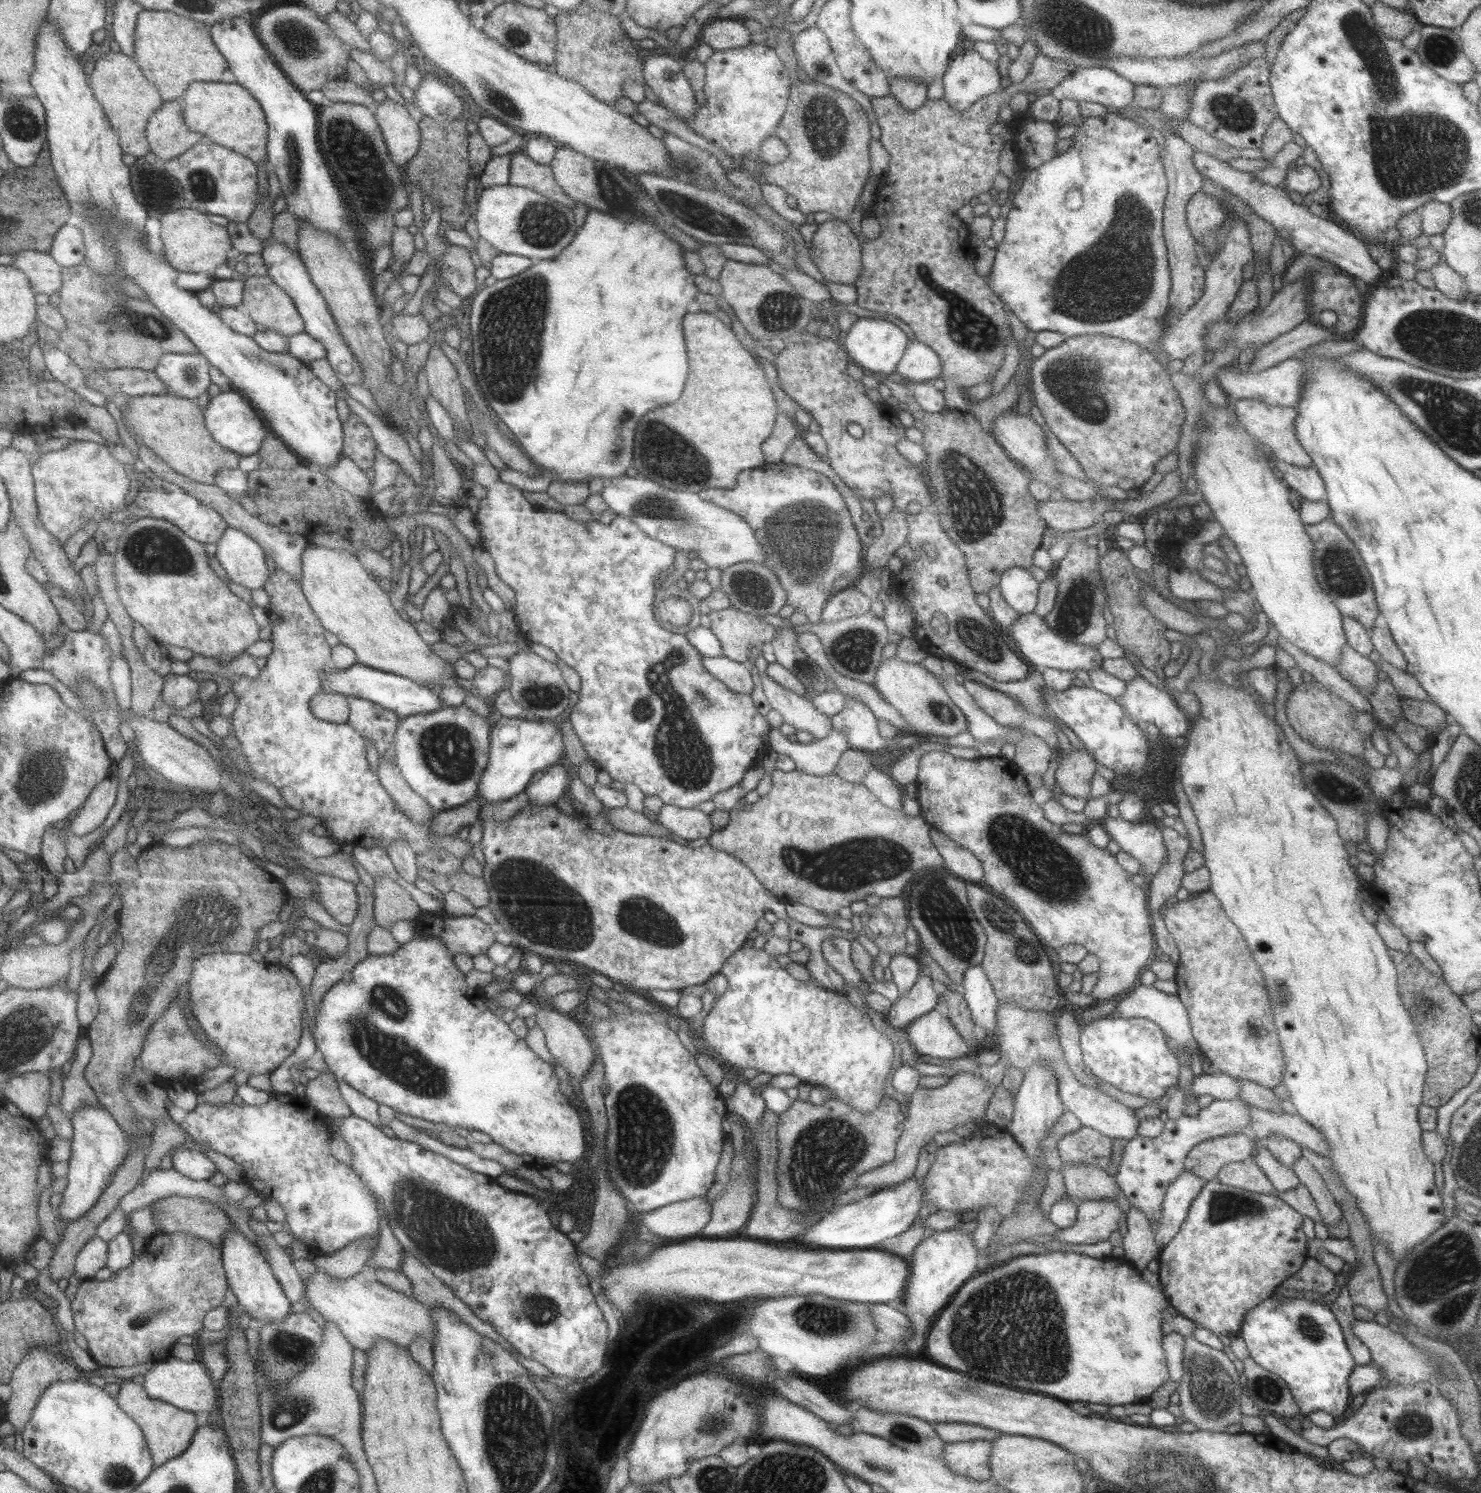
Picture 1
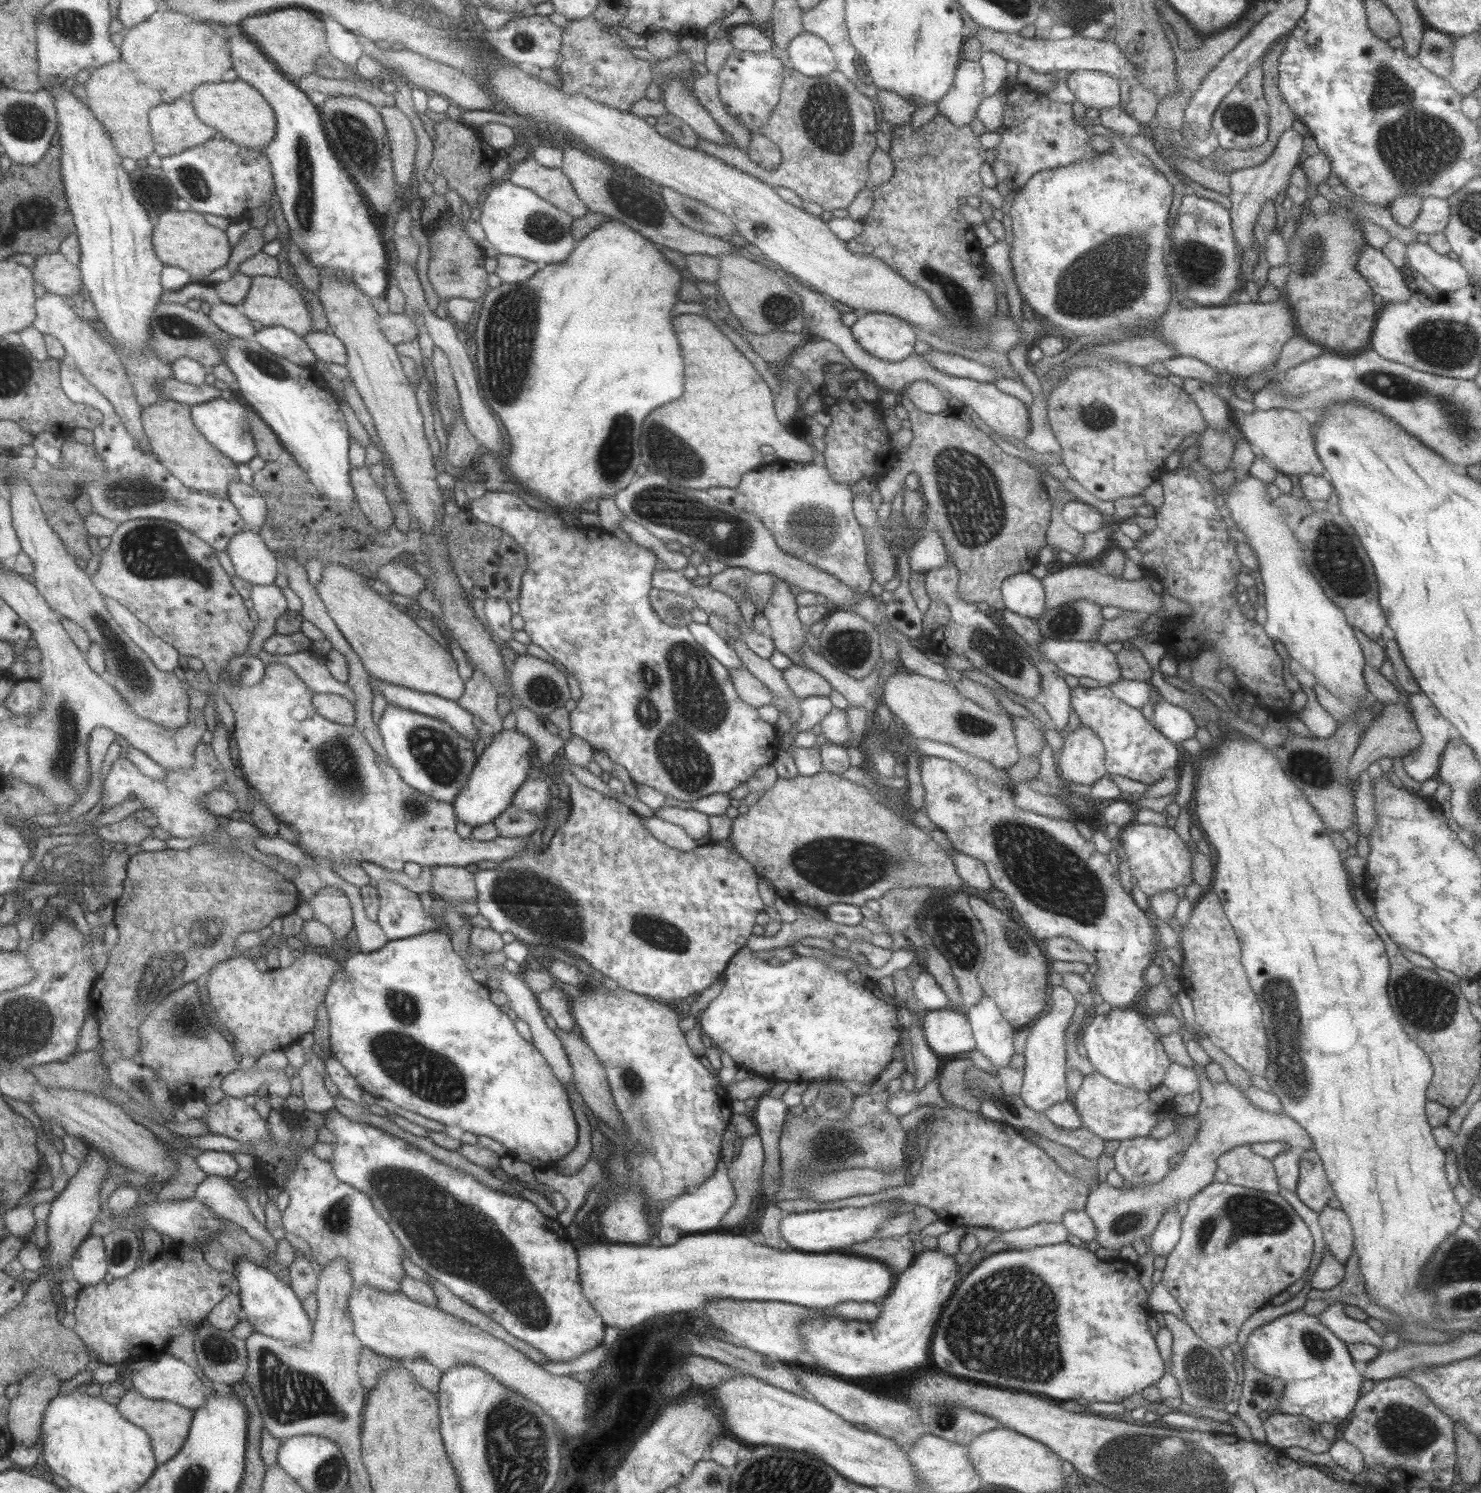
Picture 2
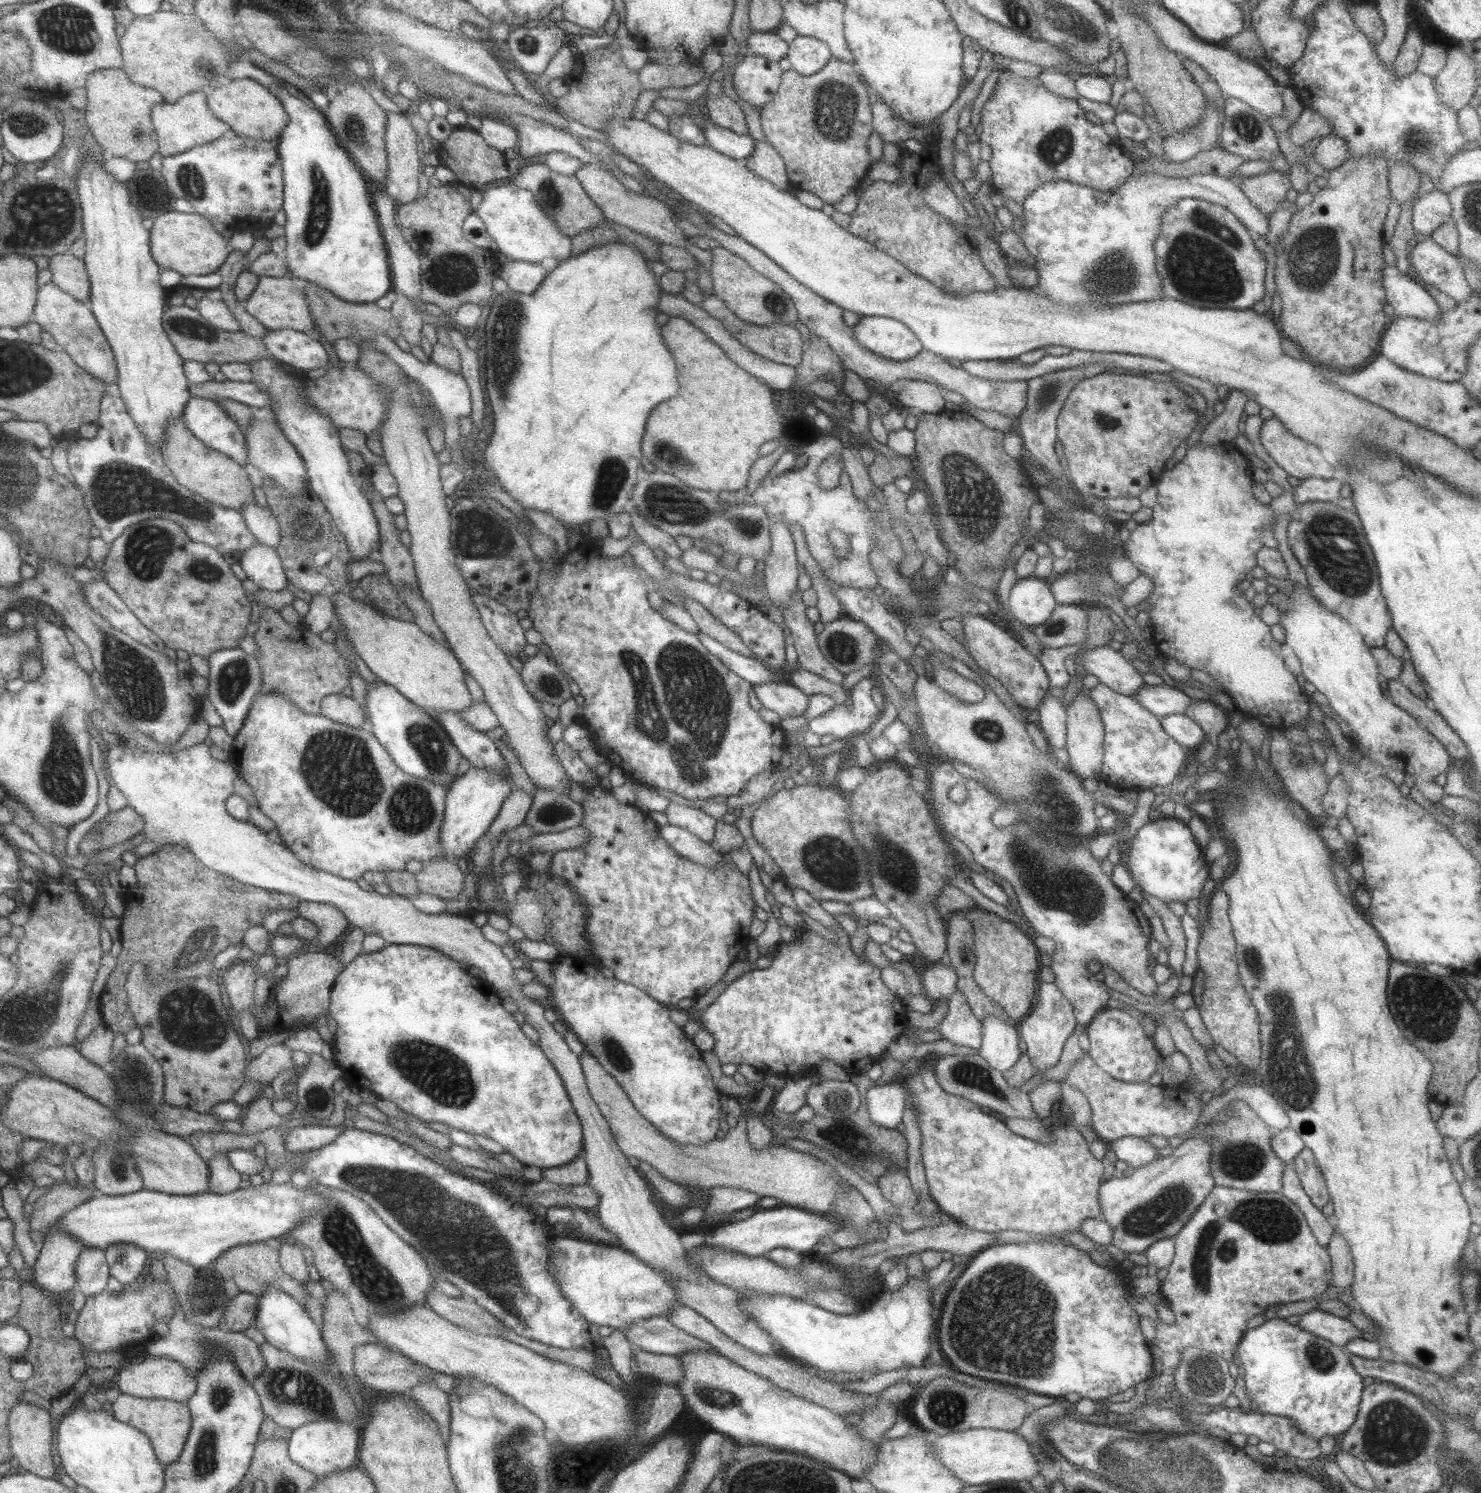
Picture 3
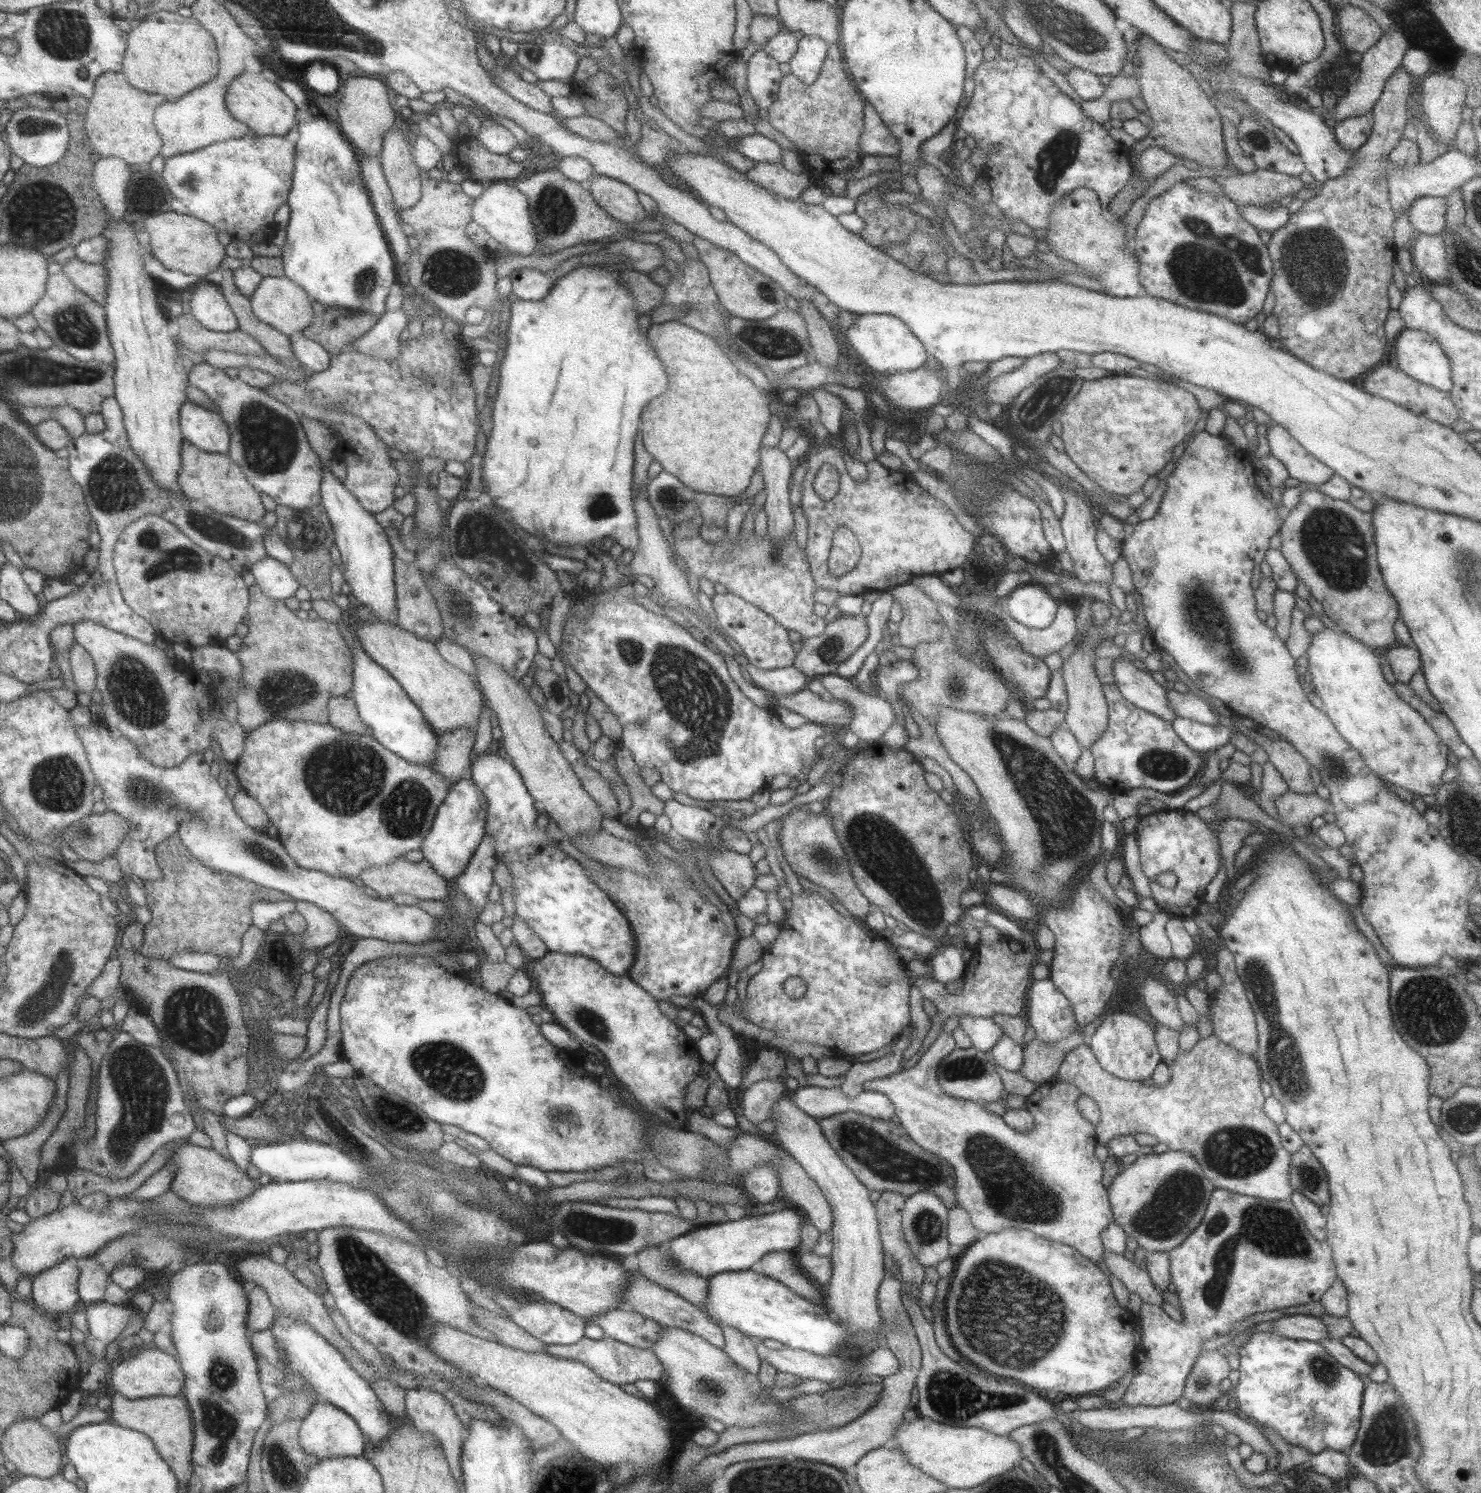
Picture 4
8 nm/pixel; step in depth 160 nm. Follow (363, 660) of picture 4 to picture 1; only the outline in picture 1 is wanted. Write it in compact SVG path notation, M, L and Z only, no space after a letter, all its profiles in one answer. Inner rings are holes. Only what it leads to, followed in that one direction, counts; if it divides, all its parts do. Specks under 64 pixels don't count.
M463 704L407 715L395 731L396 766L405 782L435 811L458 807L477 792L488 761L490 725Z

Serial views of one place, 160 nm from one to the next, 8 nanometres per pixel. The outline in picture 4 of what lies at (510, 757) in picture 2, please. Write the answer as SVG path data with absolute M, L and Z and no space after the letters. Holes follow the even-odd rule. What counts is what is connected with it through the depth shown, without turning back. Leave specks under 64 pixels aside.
M467 776L457 779L457 782L448 788L443 802L437 807L432 827L424 836L419 849L423 860L443 880L460 876L471 856L475 854L477 846L485 836L487 805L480 788Z

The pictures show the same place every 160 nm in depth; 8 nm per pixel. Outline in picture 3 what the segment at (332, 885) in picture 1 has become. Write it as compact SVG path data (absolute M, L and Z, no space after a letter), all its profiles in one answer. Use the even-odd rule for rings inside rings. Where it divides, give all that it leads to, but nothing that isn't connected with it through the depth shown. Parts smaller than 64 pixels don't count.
M299 901L296 909L298 917L309 920L317 928L317 936L312 943L314 947L321 948L332 944L348 927L341 912L330 904Z

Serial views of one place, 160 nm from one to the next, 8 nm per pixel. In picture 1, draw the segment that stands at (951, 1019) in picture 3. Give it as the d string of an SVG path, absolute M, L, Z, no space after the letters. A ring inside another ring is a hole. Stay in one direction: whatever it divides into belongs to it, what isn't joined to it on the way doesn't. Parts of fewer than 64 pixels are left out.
M933 1008L906 1027L907 1040L919 1055L933 1058L965 1057L971 1050L967 1041L951 1026L943 1011Z

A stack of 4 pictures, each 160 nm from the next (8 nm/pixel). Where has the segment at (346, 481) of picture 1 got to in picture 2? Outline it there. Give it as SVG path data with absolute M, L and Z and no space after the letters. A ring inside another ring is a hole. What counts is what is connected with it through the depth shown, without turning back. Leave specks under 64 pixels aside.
M351 466L348 477L358 510L369 520L369 523L377 530L393 525L394 516L388 501L367 466Z

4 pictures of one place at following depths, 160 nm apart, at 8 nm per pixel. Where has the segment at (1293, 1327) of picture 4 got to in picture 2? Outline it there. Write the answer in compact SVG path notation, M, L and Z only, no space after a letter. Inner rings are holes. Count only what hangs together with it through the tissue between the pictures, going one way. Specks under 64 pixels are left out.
M1333 1301L1317 1315L1319 1324L1323 1324L1337 1340L1345 1344L1366 1343L1375 1349L1386 1350L1383 1338L1372 1330L1365 1321L1355 1320L1344 1313L1344 1304Z

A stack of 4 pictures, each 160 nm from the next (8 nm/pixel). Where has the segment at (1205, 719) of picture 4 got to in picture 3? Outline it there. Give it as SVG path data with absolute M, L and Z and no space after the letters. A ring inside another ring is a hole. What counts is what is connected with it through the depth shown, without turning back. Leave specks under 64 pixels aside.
M1169 682L1161 685L1141 685L1132 697L1153 716L1159 718L1168 714L1183 713L1191 700Z

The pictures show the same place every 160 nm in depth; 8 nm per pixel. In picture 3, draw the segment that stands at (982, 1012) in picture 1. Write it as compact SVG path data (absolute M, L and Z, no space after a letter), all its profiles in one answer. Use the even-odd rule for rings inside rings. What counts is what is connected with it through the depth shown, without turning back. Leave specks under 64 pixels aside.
M992 1016L982 1018L980 1023L982 1033L978 1054L1001 1073L1011 1068L1021 1054L1017 1047L1020 1039L1017 1027Z

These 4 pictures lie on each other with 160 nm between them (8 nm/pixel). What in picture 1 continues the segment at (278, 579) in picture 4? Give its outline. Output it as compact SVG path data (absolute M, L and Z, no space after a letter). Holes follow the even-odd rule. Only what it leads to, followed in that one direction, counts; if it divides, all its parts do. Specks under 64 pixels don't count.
M226 528L216 544L215 556L228 578L249 590L261 587L270 576L263 550L239 529Z

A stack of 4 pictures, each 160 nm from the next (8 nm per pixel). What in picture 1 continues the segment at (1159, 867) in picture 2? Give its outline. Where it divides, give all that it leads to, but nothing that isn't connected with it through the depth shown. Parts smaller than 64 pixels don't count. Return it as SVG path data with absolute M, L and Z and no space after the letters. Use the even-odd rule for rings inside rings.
M1105 815L1100 825L1105 828L1110 839L1115 840L1122 852L1139 862L1146 882L1155 872L1159 872L1159 867L1165 862L1167 850L1163 845L1160 827L1155 821L1144 819L1134 823L1119 816L1112 818Z

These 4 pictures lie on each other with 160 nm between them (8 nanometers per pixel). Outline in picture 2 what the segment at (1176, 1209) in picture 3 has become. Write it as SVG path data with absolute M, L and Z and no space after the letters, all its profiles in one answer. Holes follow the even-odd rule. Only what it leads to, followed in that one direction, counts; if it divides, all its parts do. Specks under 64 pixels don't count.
M1194 1063L1193 1070L1199 1081L1201 1100L1196 1114L1200 1124L1195 1139L1186 1146L1181 1161L1176 1162L1175 1169L1171 1167L1159 1182L1142 1182L1133 1184L1131 1188L1127 1188L1126 1183L1122 1187L1113 1187L1106 1182L1099 1182L1087 1195L1084 1213L1093 1222L1094 1239L1099 1246L1119 1251L1122 1246L1131 1246L1132 1240L1142 1240L1142 1236L1150 1236L1163 1211L1177 1206L1184 1208L1187 1200L1213 1182L1217 1157L1235 1146L1258 1142L1284 1142L1299 1151L1313 1147L1303 1128L1283 1111L1264 1111L1252 1105L1240 1089L1226 1081L1209 1083L1200 1065Z

